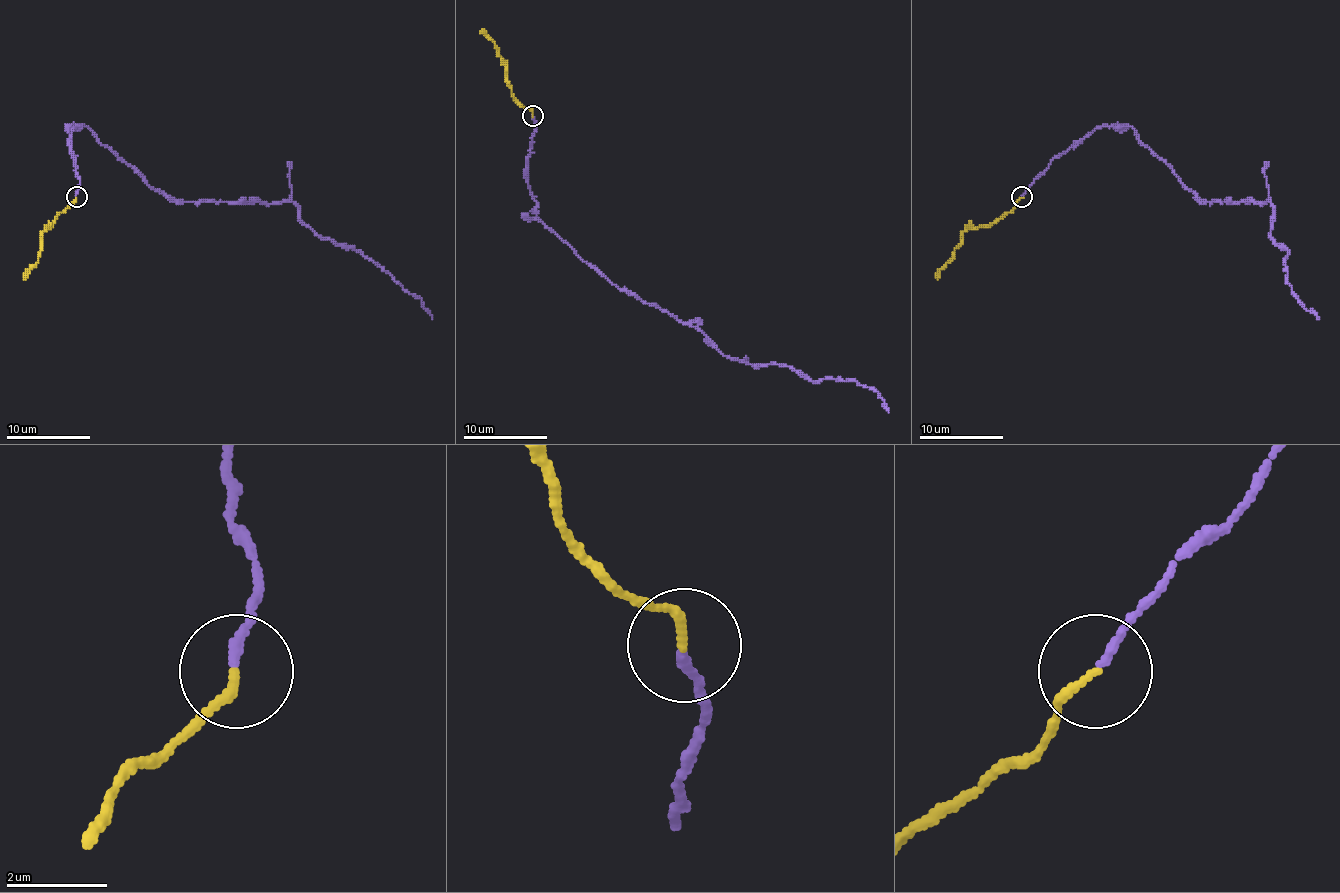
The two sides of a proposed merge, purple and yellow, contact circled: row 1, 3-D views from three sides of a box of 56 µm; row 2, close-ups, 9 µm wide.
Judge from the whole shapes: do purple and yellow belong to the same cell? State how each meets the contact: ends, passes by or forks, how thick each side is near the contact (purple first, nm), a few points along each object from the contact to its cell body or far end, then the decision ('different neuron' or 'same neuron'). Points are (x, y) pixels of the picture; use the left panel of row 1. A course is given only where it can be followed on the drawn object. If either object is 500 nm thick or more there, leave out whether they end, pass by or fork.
purple ends | yellow ends | 160/160 nm | purple via (76, 195), (71, 130), (86, 126), (174, 200), (291, 202), (319, 235), (359, 250), (415, 294), (432, 319) | yellow via (76, 197), (42, 233), (40, 256), (23, 279) | same neuron

